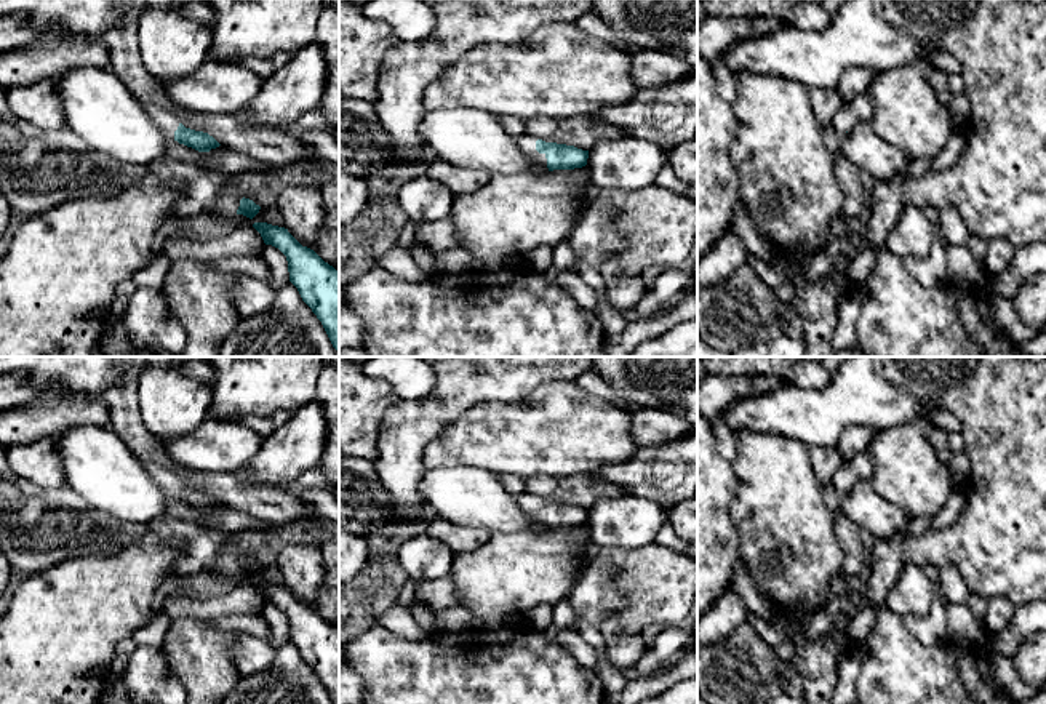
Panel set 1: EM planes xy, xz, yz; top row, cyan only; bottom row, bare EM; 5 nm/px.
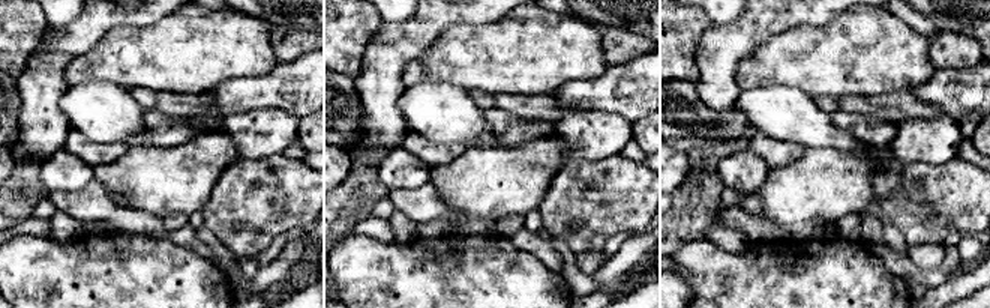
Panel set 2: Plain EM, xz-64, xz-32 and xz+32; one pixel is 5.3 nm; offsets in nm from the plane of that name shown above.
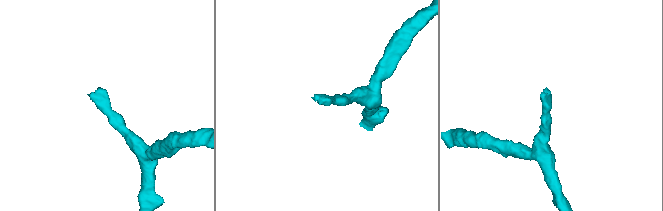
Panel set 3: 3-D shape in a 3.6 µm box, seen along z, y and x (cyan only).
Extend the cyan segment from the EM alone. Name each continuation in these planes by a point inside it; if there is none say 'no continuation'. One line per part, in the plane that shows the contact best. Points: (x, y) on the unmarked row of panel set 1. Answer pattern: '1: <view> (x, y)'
1: xz (526, 501)

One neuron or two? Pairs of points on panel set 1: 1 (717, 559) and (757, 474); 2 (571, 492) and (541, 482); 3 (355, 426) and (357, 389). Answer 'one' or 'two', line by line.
1: two
2: one
3: one

